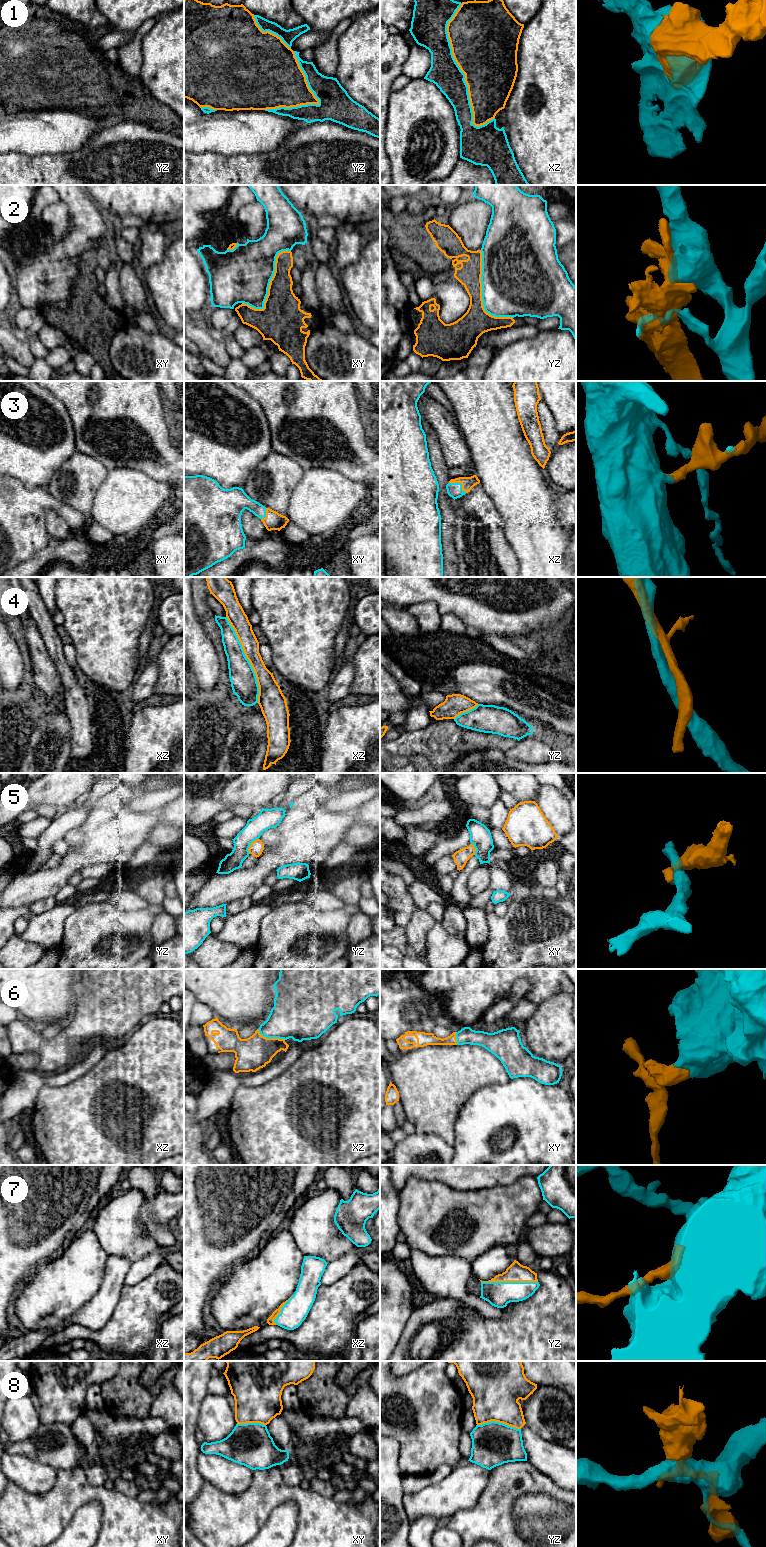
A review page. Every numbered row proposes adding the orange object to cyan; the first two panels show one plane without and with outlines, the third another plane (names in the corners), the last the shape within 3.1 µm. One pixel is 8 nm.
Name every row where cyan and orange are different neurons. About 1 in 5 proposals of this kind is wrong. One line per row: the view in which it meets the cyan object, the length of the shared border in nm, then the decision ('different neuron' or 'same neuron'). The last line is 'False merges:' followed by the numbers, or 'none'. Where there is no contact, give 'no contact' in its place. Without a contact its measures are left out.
1: xz | 1000 nm | same neuron
2: xy | 600 nm | different neuron
3: xz | 170 nm | same neuron
4: xz | 750 nm | same neuron
5: yz | 150 nm | different neuron
6: xz | 240 nm | same neuron
7: yz | 460 nm | same neuron
8: yz | 360 nm | different neuron
False merges: 2, 5, 8

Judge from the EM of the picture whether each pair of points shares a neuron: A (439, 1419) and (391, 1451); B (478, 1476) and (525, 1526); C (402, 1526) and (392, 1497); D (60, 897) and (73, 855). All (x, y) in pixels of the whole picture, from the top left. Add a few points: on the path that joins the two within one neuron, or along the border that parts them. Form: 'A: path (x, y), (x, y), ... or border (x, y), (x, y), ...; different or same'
A: border (390, 1435), (399, 1445), (399, 1470); different
B: border (490, 1470), (486, 1487), (475, 1505); different
C: path (396, 1519), (392, 1515), (392, 1504); same
D: border (67, 883), (54, 895); different

